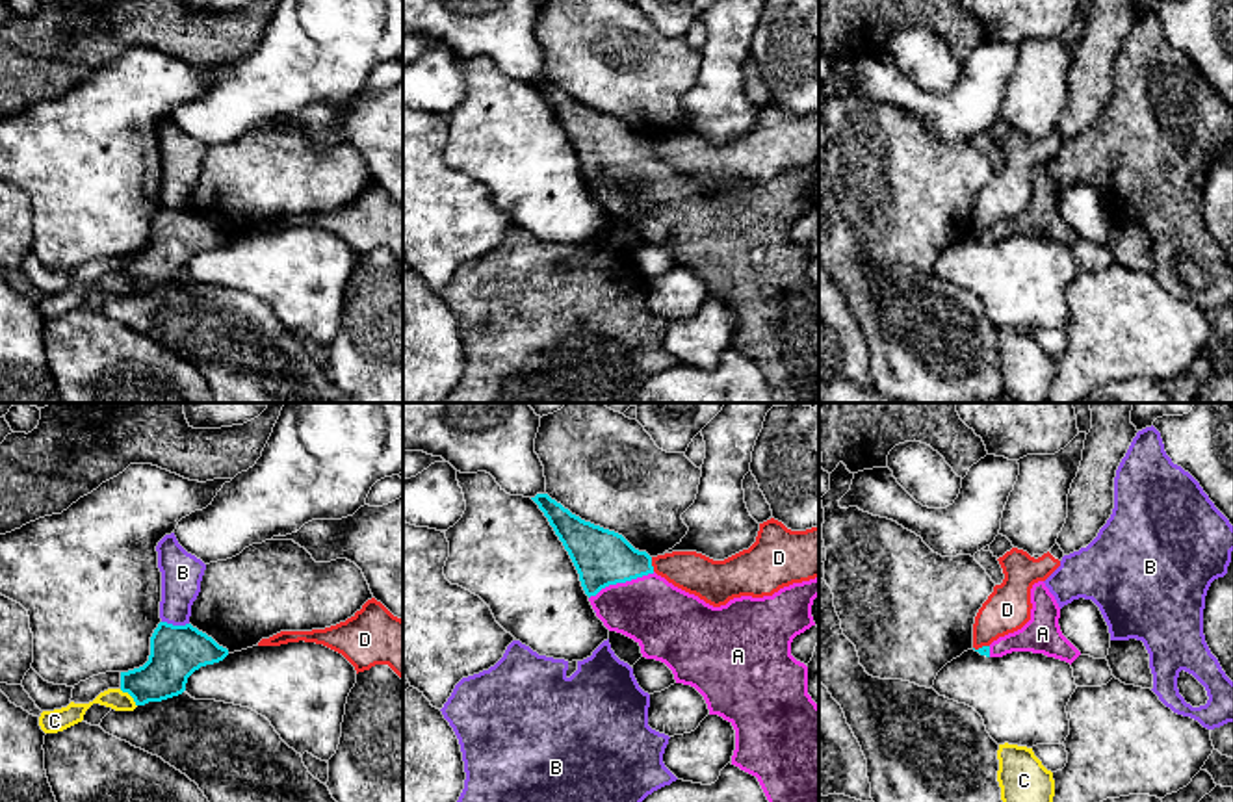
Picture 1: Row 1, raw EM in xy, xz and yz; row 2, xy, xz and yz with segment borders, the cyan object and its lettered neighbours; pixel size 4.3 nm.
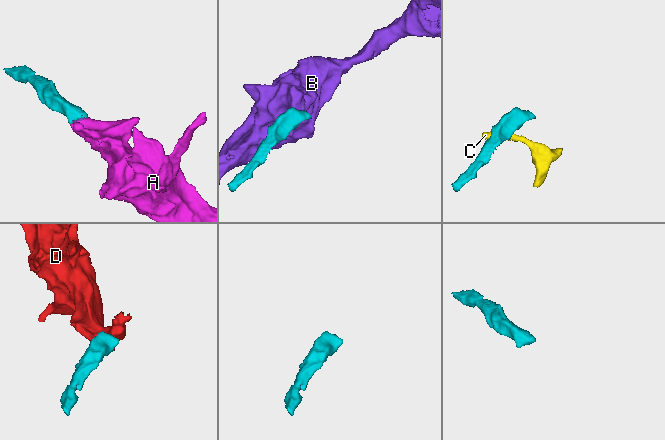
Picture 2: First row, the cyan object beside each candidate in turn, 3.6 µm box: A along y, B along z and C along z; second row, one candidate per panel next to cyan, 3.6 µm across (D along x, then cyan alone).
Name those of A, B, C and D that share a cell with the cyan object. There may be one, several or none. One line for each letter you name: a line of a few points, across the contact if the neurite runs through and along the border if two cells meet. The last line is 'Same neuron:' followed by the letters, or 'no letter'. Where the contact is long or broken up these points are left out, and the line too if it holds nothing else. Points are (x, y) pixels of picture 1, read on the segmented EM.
A: Line: xz (602, 557), (621, 582), (650, 611), (663, 619)
Same neuron: A

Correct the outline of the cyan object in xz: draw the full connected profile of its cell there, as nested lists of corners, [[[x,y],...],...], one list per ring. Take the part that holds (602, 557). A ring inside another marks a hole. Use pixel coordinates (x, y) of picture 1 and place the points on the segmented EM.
[[[548,494],[531,499],[568,551],[604,626],[633,639],[642,657],[665,663],[676,683],[691,685],[704,696],[709,715],[719,715],[733,726],[732,765],[756,776],[769,802],[819,802],[819,705],[808,694],[808,666],[791,655],[793,639],[815,626],[811,605],[819,596],[819,577],[793,583],[772,596],[741,596],[713,607],[657,576],[652,557],[635,550],[622,535],[581,520]]]

